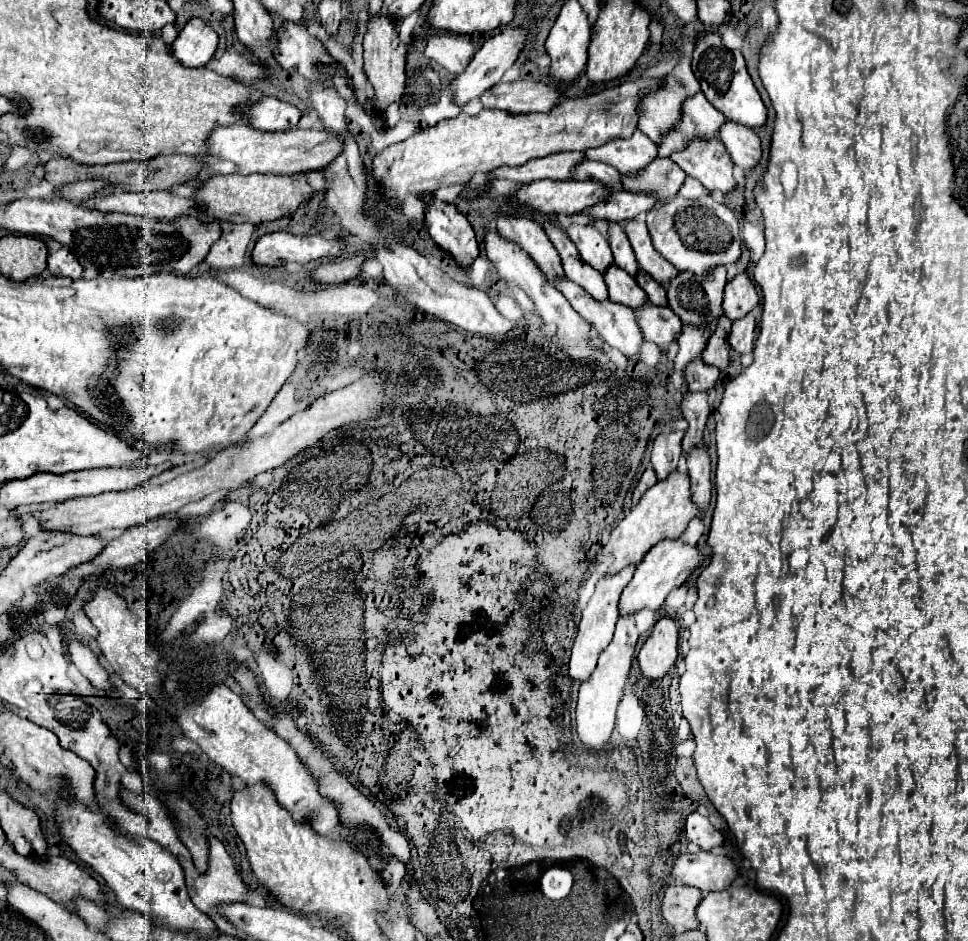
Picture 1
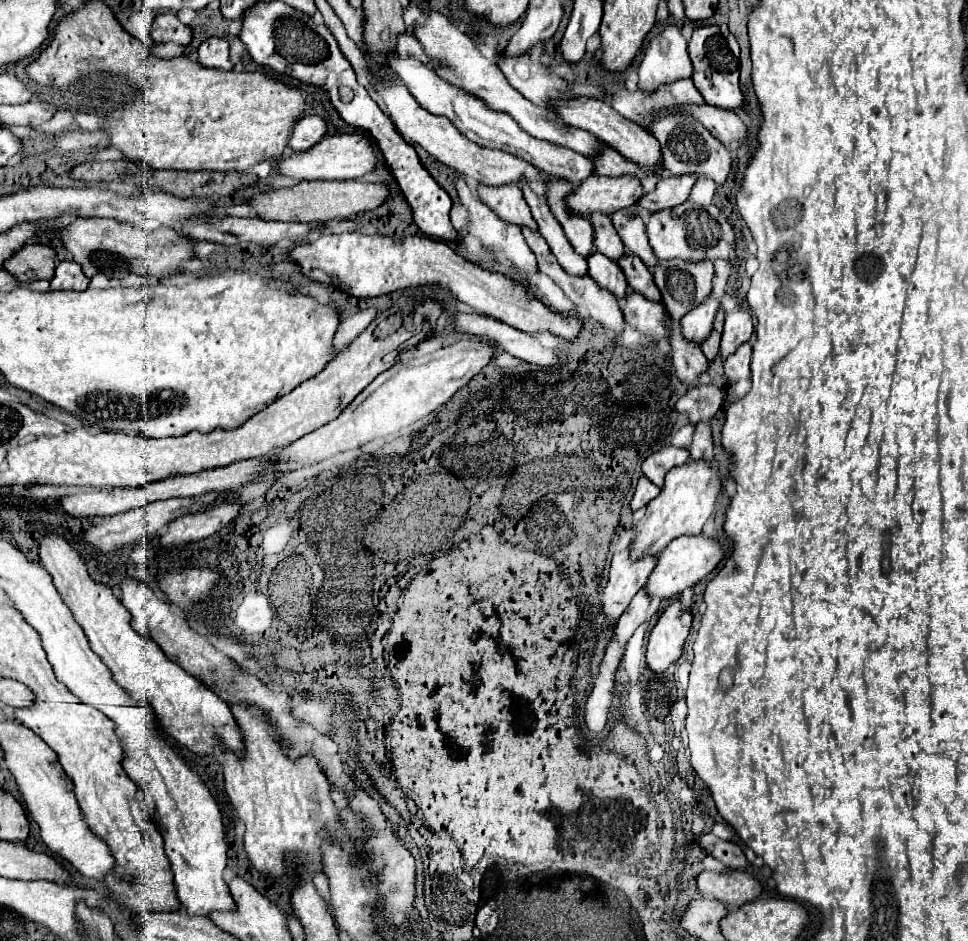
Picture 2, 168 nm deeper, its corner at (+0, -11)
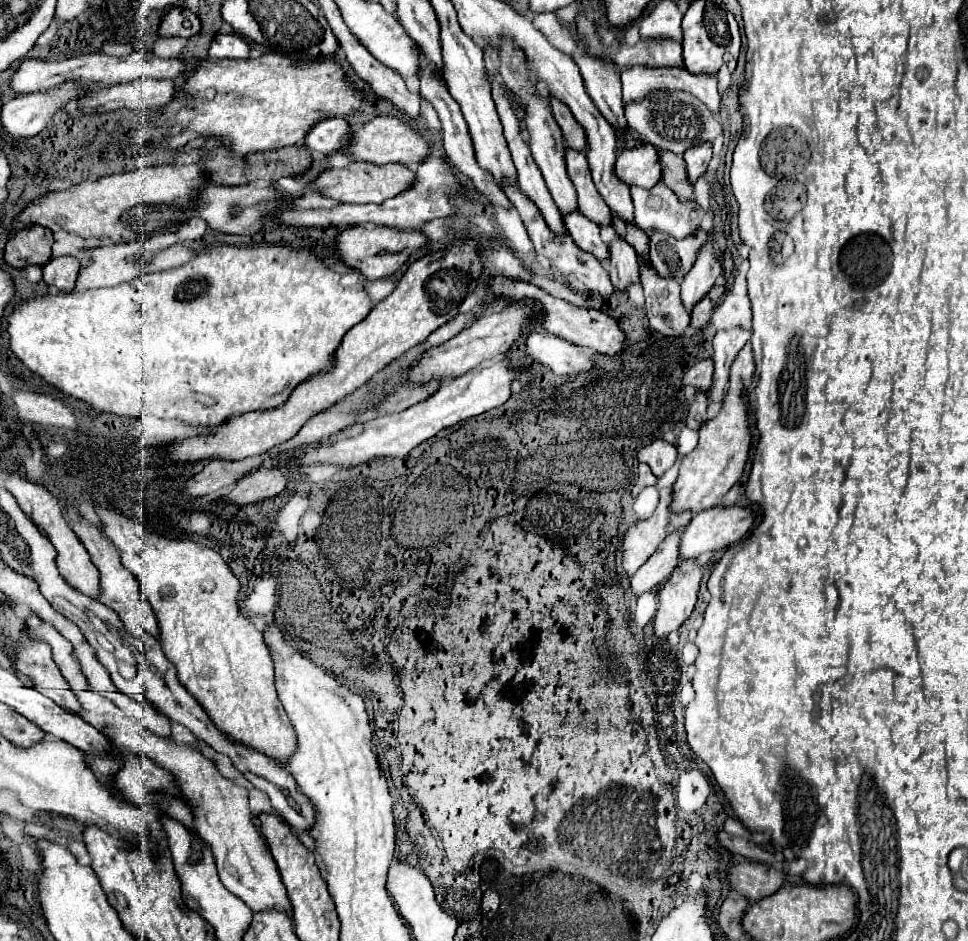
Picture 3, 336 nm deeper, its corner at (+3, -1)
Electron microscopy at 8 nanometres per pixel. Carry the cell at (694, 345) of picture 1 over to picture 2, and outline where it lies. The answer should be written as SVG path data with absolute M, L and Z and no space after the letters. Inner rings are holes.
M711 293L703 303L699 303L697 307L693 307L693 309L681 319L683 335L685 335L689 341L703 343L703 339L711 333L717 307L719 307L719 301L715 299L713 293Z

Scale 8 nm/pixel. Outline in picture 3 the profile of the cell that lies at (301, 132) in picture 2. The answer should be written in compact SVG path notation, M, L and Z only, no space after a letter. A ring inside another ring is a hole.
M332 117L332 119L322 119L314 123L314 129L308 129L308 135L304 137L304 145L322 155L334 155L340 145L348 139L350 127L342 117Z

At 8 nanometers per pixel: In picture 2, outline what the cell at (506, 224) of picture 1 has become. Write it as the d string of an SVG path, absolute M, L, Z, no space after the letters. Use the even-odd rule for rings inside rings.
M479 183L477 193L483 203L487 203L501 219L515 225L527 225L529 229L537 231L537 223L533 221L527 201L523 199L523 193L517 183L509 183L503 187L487 187Z

